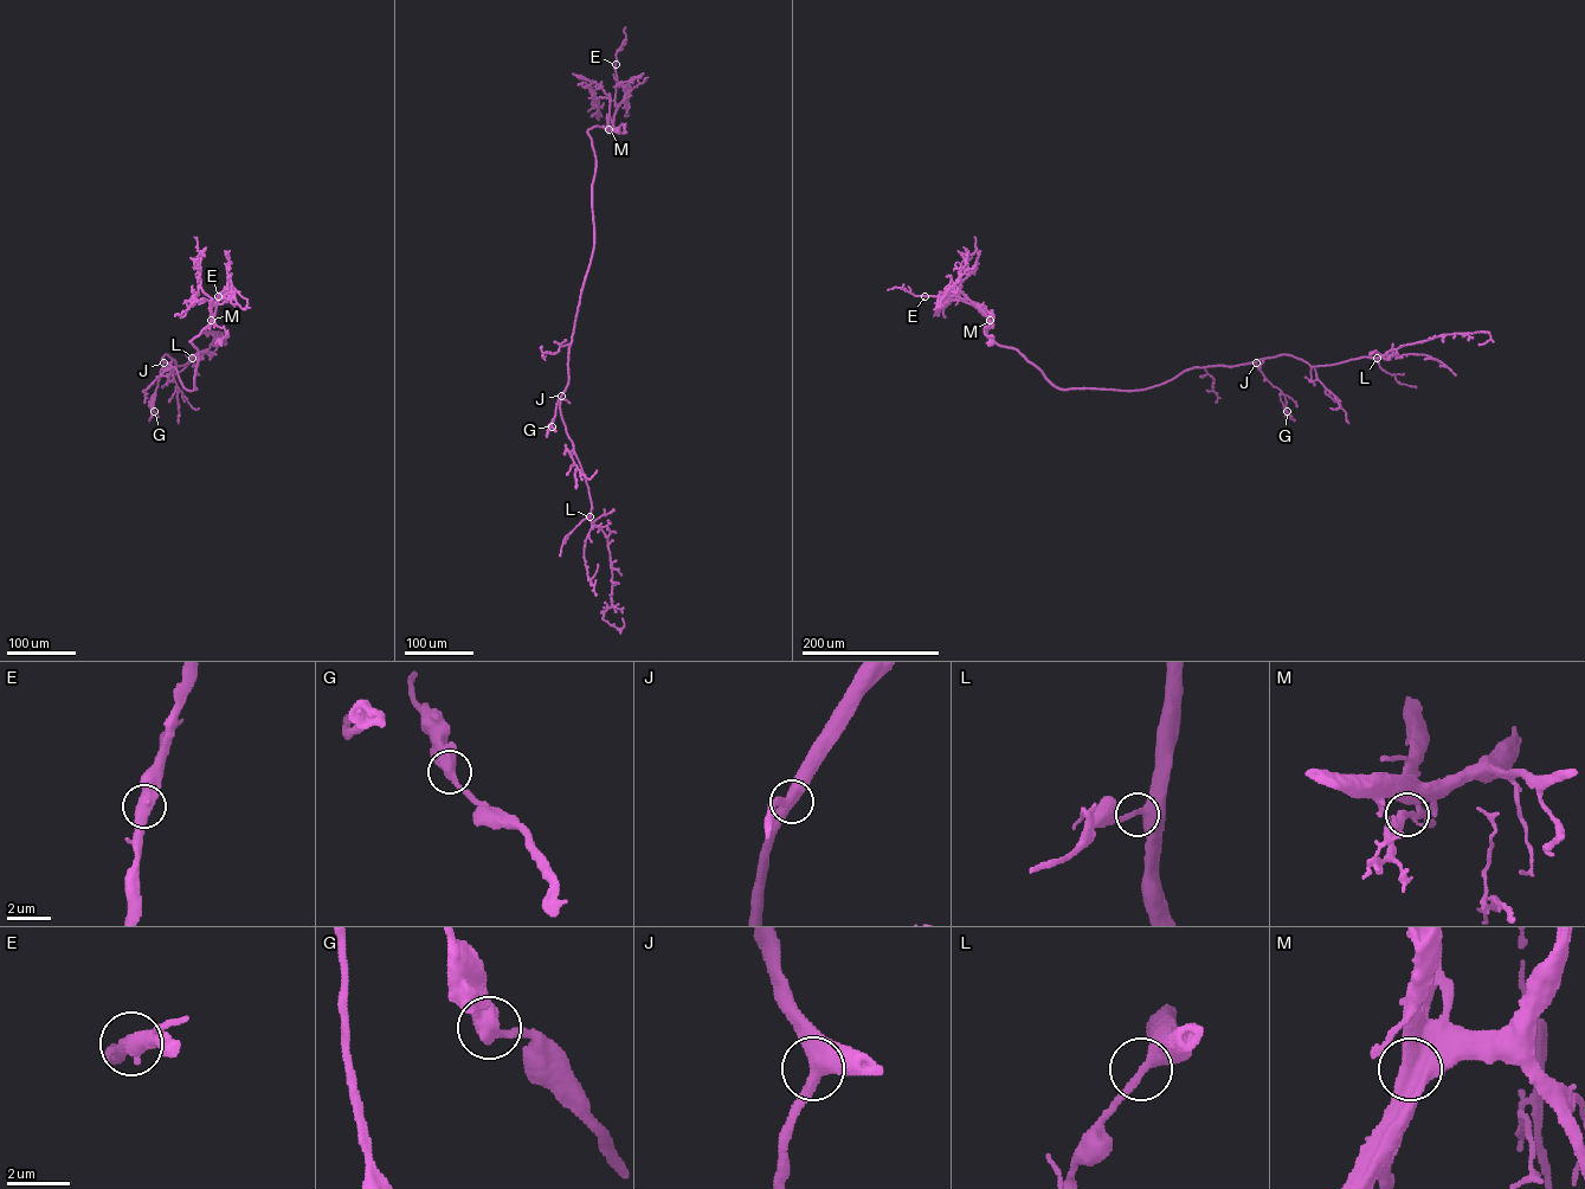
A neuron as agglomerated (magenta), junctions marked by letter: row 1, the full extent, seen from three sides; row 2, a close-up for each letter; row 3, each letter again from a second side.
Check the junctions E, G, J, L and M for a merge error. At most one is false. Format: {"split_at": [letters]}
{"split_at": []}

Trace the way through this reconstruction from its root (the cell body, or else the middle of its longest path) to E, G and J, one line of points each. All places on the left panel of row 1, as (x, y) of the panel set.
E: (219, 342), (229, 335), (224, 327), (218, 327), (213, 320), (220, 297), (218, 296)
G: (219, 342), (229, 335), (213, 320), (189, 341), (198, 352), (194, 390), (163, 362), (154, 412)
J: (219, 342), (229, 335), (213, 320), (189, 341), (198, 352), (194, 390), (185, 389), (175, 368), (163, 362)

